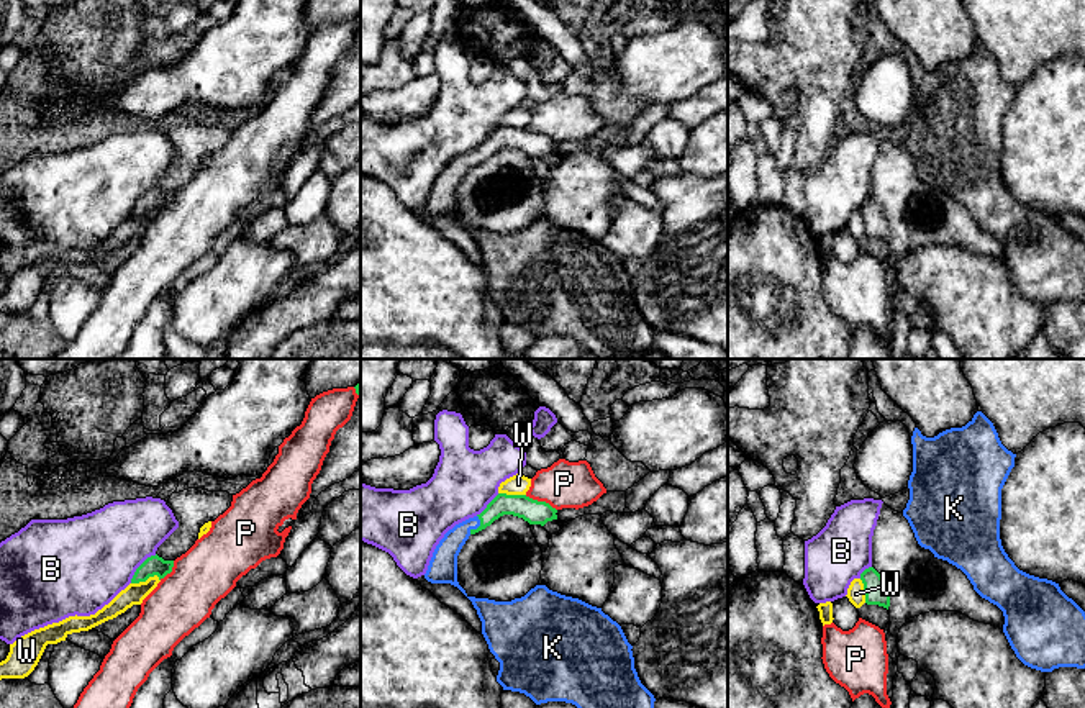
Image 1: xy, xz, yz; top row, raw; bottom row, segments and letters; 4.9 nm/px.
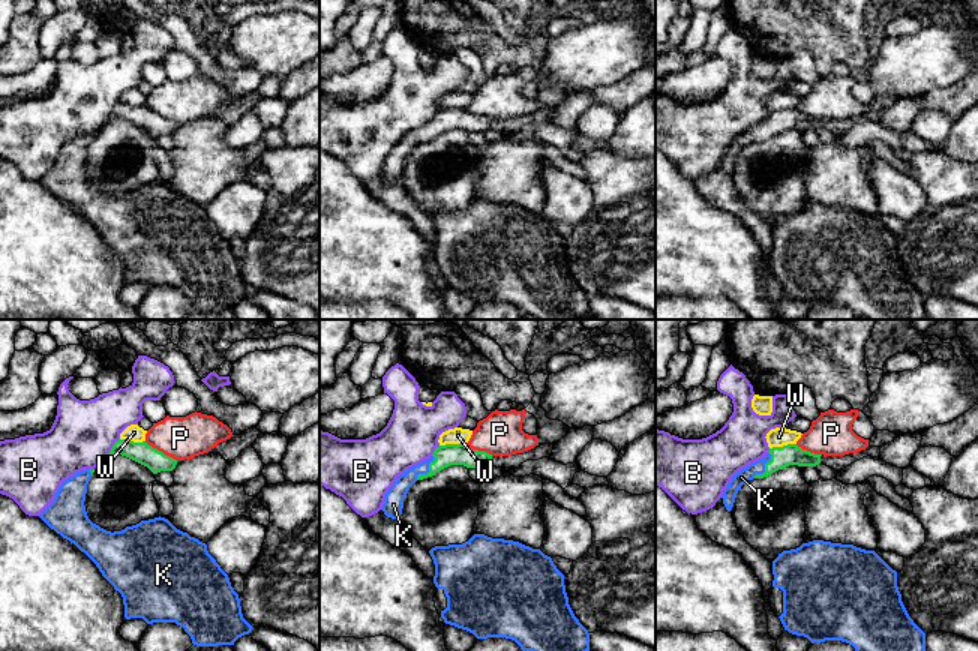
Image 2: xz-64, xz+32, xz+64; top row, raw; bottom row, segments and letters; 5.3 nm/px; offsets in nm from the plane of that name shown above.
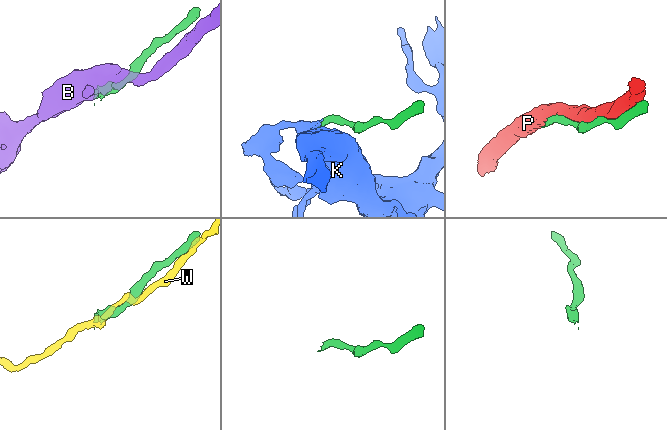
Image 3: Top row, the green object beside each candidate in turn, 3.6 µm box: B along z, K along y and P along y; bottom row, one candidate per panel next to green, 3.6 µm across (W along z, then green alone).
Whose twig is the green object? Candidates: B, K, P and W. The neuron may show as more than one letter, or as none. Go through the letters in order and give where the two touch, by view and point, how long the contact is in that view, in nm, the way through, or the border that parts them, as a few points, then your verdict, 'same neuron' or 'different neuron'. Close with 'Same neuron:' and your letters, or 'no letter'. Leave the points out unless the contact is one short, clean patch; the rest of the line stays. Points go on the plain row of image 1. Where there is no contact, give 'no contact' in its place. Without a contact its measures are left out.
B: contact xy (140, 199); length 190 nm; border xy (156, 187), (151, 187), (136, 202), (130, 215); different neuron
K: contact xz (481, 158); length 100 nm; way xz (523, 140), (499, 140), (481, 158), (469, 159), (444, 190); same neuron
P: contact xz (541, 135); length 180 nm; different neuron
W: contact xy (145, 213); length 150 nm; border xy (159, 210), (149, 208), (131, 217); different neuron
Same neuron: K

